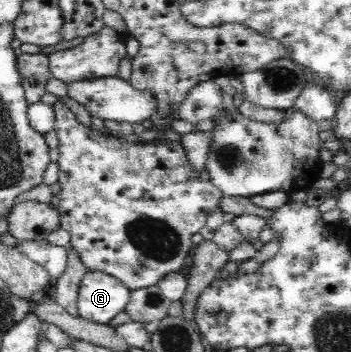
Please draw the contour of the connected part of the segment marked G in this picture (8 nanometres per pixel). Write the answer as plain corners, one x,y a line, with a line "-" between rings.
89,271
81,278
77,309
83,319
108,324
118,313
125,311
131,290
113,275

